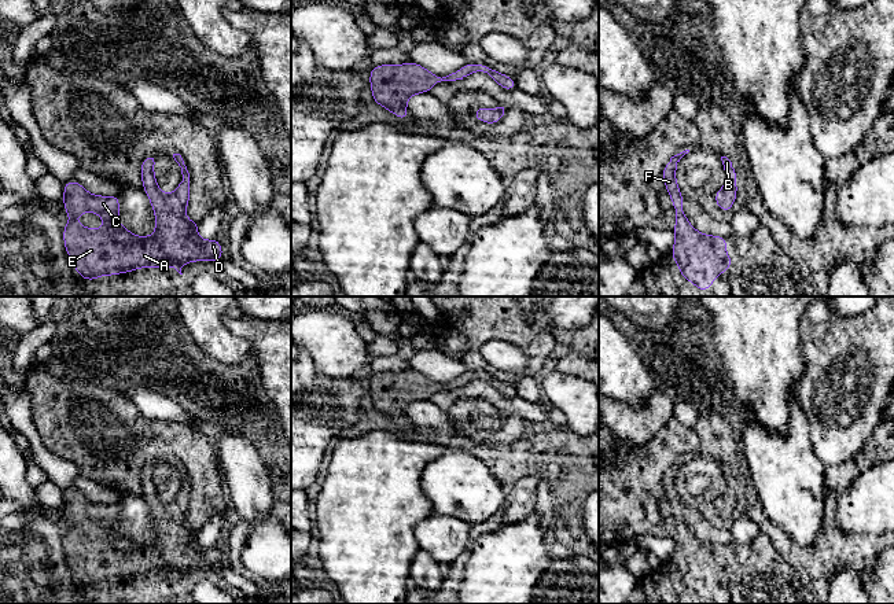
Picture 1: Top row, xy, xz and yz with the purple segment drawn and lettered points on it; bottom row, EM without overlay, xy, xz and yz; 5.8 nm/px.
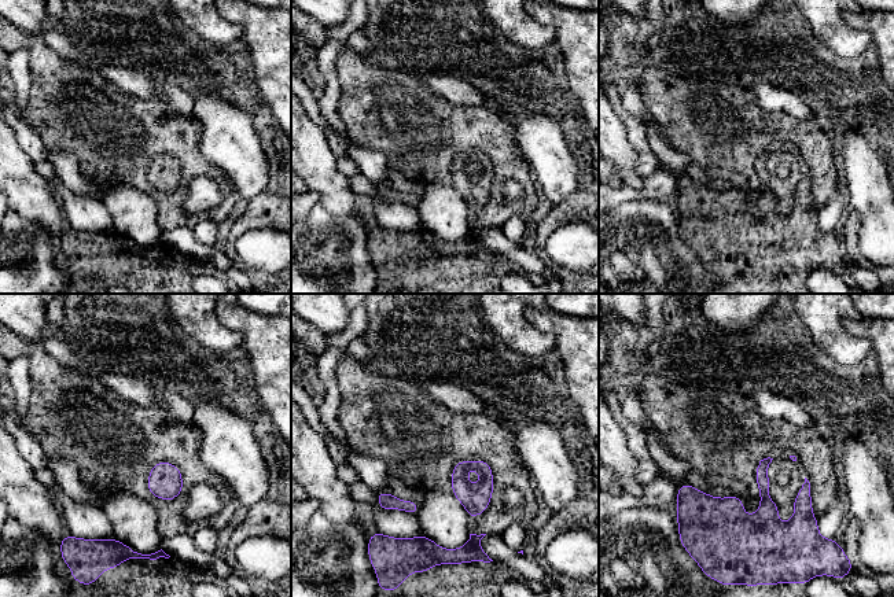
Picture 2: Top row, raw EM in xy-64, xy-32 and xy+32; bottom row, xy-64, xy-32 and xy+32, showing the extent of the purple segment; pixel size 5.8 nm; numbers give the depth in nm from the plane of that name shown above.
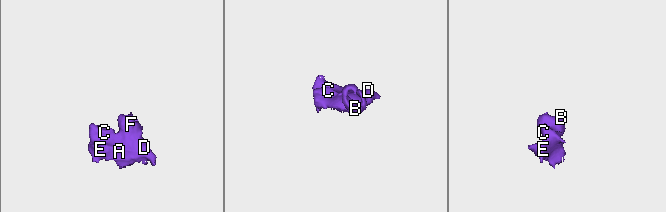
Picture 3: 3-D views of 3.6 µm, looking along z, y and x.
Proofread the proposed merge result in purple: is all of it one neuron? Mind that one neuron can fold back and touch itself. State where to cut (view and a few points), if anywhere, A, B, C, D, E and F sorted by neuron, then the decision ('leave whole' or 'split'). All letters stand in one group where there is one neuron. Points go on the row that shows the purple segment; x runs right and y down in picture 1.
cut none; groups A B C D E F; leave whole

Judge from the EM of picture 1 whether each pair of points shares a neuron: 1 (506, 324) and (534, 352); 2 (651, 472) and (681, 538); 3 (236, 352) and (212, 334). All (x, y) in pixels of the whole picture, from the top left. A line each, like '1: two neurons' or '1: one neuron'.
1: one neuron
2: two neurons
3: one neuron

